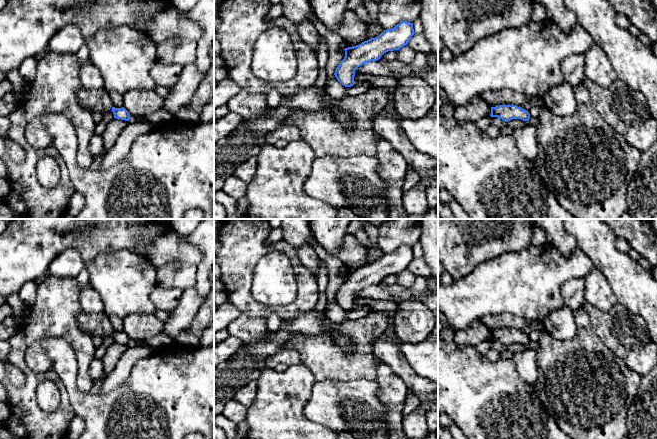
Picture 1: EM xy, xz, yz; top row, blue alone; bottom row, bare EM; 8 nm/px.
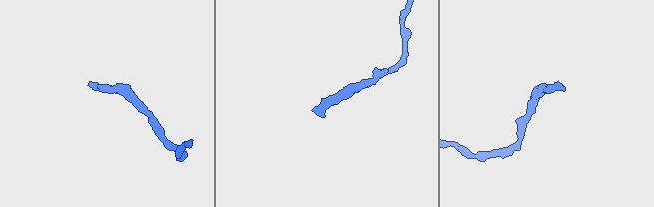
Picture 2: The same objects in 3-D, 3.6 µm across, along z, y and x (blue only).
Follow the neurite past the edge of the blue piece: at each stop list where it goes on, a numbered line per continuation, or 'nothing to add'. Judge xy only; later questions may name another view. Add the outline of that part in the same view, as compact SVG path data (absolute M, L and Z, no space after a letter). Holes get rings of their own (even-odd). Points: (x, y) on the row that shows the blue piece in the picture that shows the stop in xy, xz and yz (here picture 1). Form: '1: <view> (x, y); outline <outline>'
1: xy (93, 100); outline M81 87L78 93L82 106L94 112L100 112L102 114L112 111L112 100L104 88L101 90L89 90L85 87Z

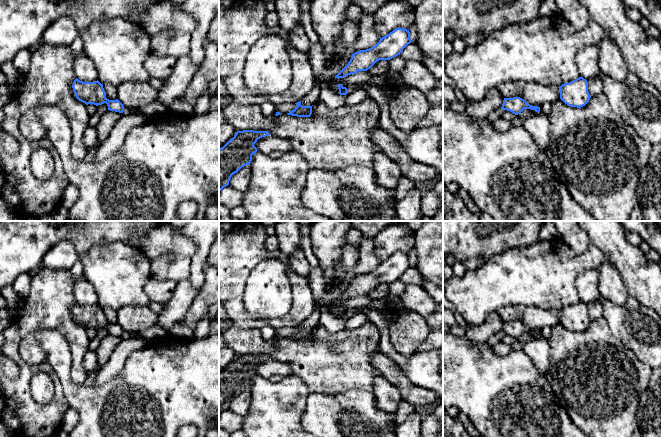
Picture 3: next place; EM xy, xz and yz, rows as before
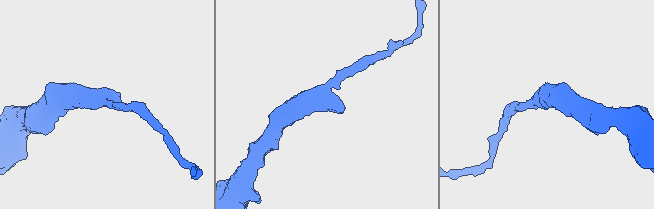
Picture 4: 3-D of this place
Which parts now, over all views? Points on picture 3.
nothing to add

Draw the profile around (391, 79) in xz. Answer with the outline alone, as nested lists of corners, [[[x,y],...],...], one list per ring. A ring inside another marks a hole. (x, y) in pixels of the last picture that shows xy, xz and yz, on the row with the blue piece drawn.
[[[359,71],[356,74],[348,75],[344,78],[332,78],[328,85],[332,92],[337,95],[339,94],[338,84],[343,87],[348,87],[350,85],[369,83],[370,85],[382,85],[387,87],[402,87],[404,86],[404,81],[400,73],[388,71],[383,75],[372,75],[367,71]]]

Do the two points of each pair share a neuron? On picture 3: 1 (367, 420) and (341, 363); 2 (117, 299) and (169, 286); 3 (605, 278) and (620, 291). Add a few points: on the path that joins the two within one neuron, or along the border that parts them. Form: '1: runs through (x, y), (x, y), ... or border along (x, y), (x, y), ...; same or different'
1: border along (371, 390), (346, 390), (330, 394); different
2: border along (152, 277), (144, 287), (144, 292), (149, 300); different
3: runs through (609, 282), (616, 289); same

